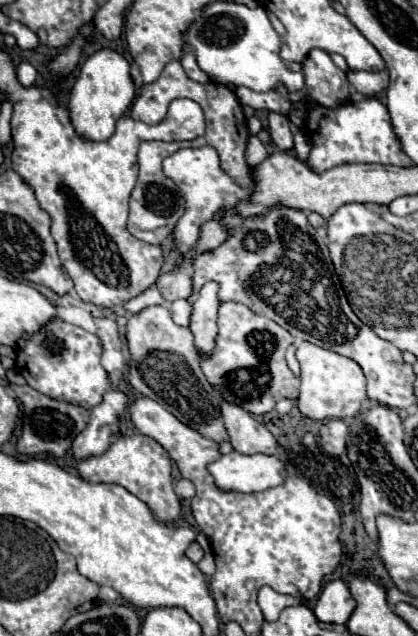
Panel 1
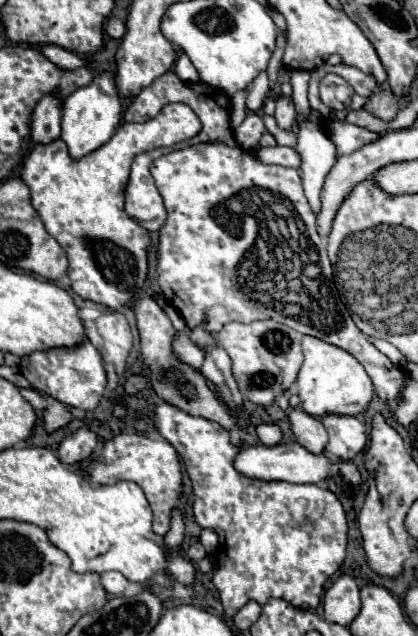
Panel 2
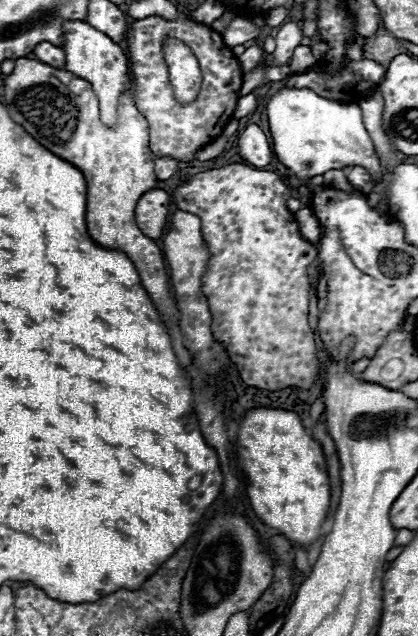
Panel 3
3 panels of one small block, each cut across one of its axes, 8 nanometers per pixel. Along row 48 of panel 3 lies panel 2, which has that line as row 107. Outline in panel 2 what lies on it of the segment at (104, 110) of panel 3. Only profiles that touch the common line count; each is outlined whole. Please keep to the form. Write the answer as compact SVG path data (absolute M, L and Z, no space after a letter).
M100 72L92 78L88 86L78 88L64 100L64 112L62 112L62 140L68 144L72 158L82 158L102 144L106 144L122 114L122 98L118 96L116 78L112 72Z

